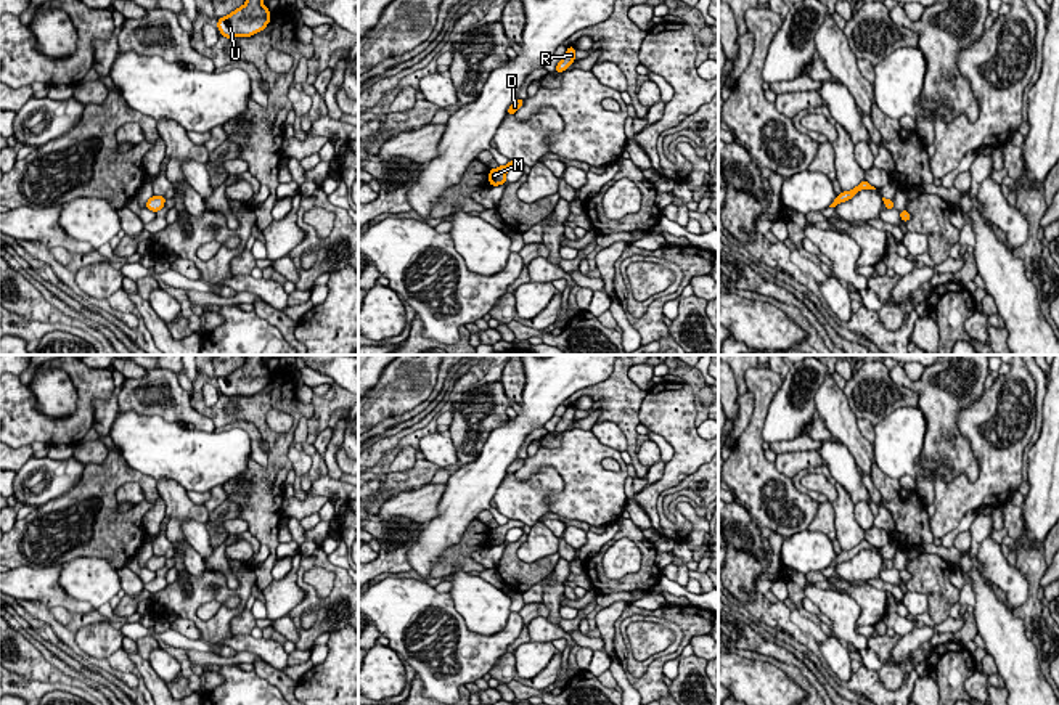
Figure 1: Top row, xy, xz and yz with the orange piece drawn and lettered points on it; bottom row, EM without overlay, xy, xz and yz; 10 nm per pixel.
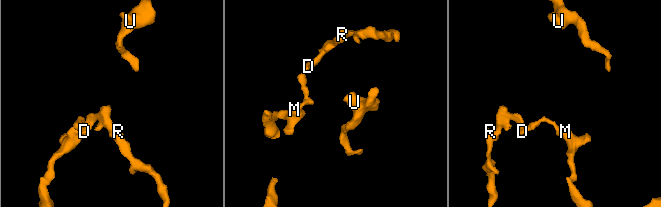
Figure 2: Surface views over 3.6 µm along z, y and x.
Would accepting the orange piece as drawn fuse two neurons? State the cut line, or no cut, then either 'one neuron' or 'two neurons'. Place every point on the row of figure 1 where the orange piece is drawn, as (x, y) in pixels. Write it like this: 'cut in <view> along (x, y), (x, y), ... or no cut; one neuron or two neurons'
no cut; one neuron

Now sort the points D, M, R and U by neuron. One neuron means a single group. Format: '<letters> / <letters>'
D M R U

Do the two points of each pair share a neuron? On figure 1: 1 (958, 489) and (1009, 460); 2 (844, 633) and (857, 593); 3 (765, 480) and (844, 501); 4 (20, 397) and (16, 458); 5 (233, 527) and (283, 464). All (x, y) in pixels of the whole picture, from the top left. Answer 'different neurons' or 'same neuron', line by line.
1: same neuron
2: different neurons
3: different neurons
4: different neurons
5: different neurons

